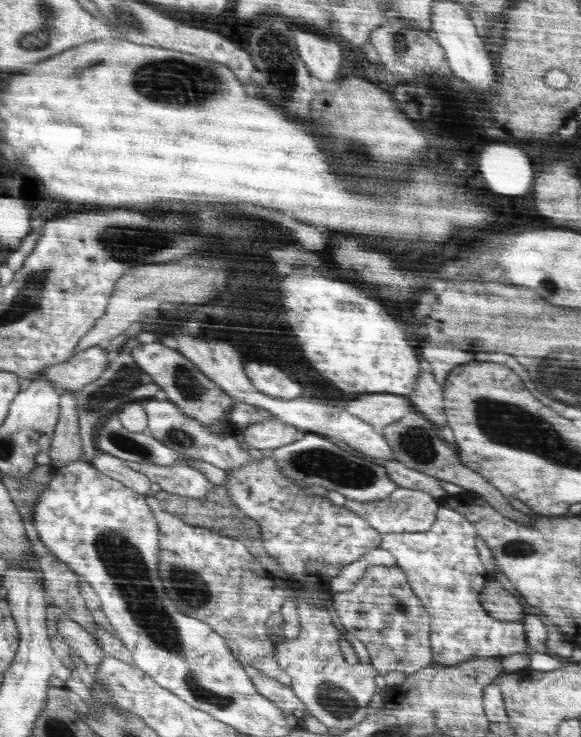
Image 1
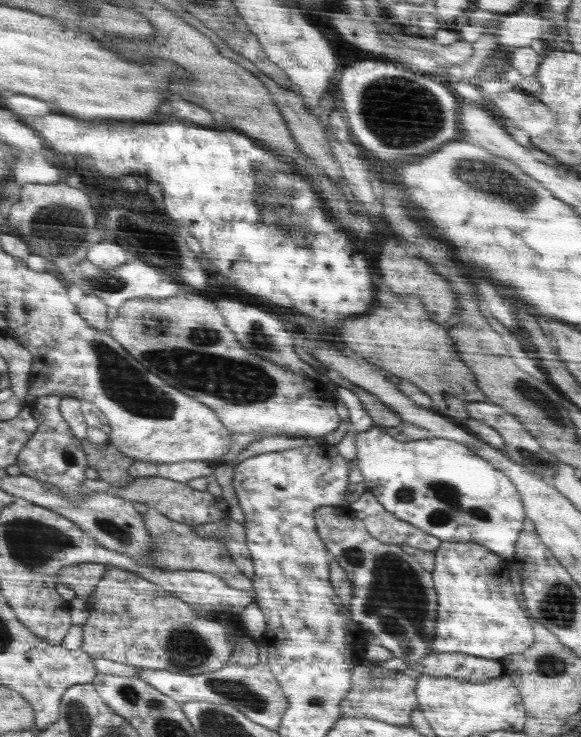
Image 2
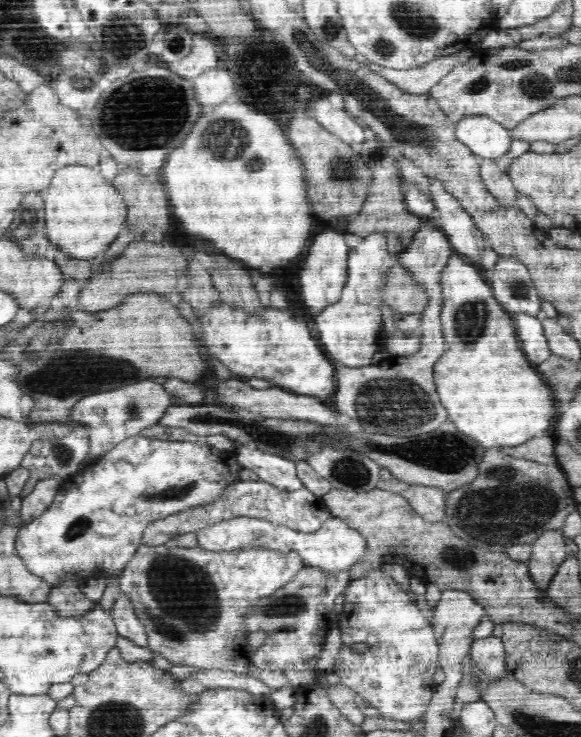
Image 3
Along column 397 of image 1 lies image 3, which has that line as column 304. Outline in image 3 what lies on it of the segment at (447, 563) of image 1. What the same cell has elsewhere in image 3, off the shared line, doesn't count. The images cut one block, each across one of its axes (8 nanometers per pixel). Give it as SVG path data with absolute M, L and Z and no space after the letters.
M235 516L222 519L196 532L198 545L206 550L234 550L239 547L269 547L272 550L291 550L301 554L305 566L324 569L326 573L337 575L348 570L353 564L362 561L369 552L369 543L358 530L350 528L341 518L330 517L318 530L311 533L301 533L286 525L272 523L266 519Z

